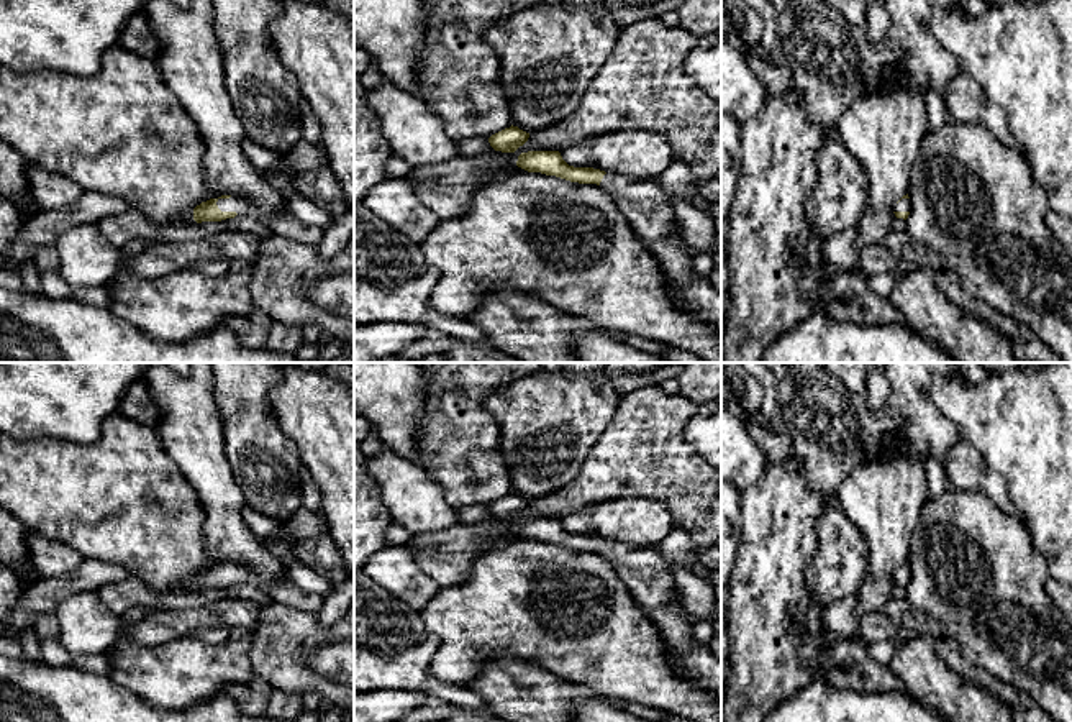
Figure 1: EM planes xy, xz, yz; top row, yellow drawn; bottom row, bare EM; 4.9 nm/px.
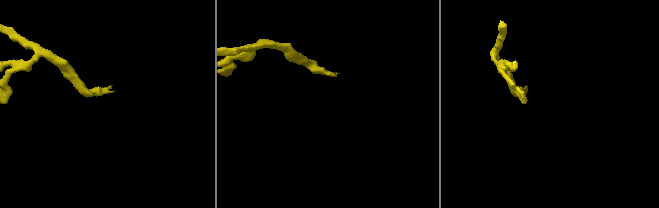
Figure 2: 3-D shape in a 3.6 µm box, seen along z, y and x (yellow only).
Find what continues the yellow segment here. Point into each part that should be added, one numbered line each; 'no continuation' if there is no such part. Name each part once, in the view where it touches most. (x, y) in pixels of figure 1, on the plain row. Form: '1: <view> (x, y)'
1: xy (286, 593)

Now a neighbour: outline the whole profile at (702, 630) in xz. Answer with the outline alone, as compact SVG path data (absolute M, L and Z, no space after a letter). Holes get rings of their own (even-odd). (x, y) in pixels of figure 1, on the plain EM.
M697 620L692 624L692 637L698 643L708 645L710 640L715 637L715 625L708 620Z

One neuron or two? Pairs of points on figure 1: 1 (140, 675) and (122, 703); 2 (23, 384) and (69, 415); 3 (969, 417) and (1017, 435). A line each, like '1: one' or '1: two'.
1: two
2: one
3: one

